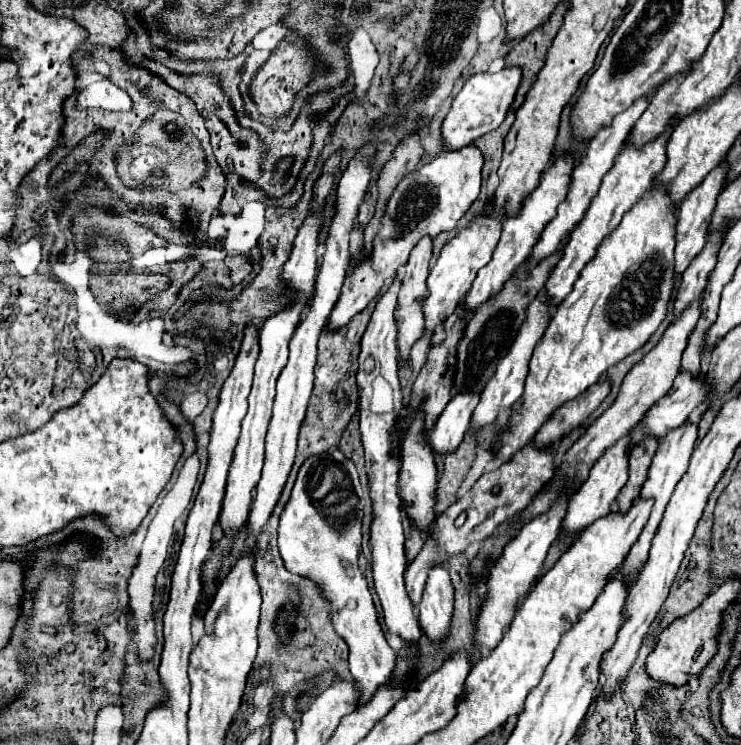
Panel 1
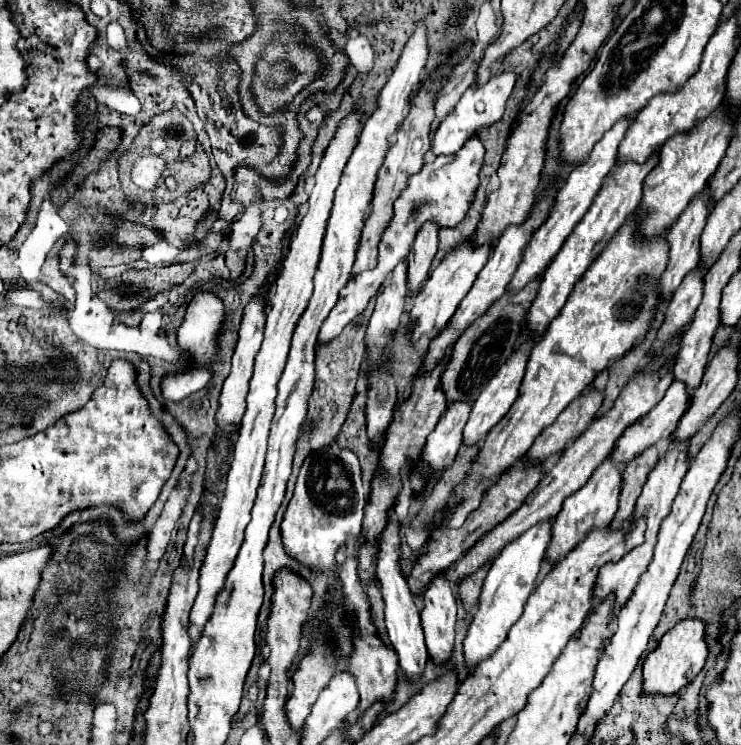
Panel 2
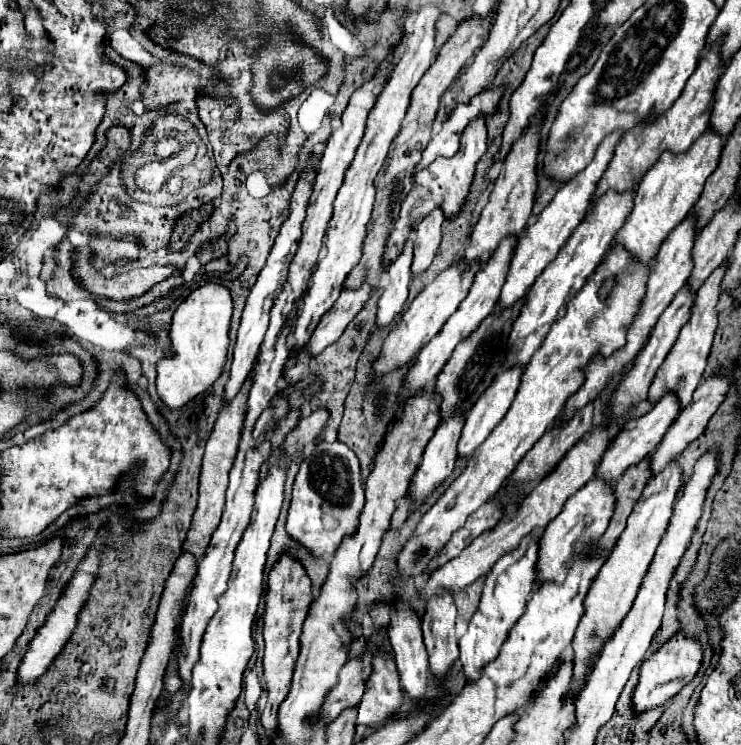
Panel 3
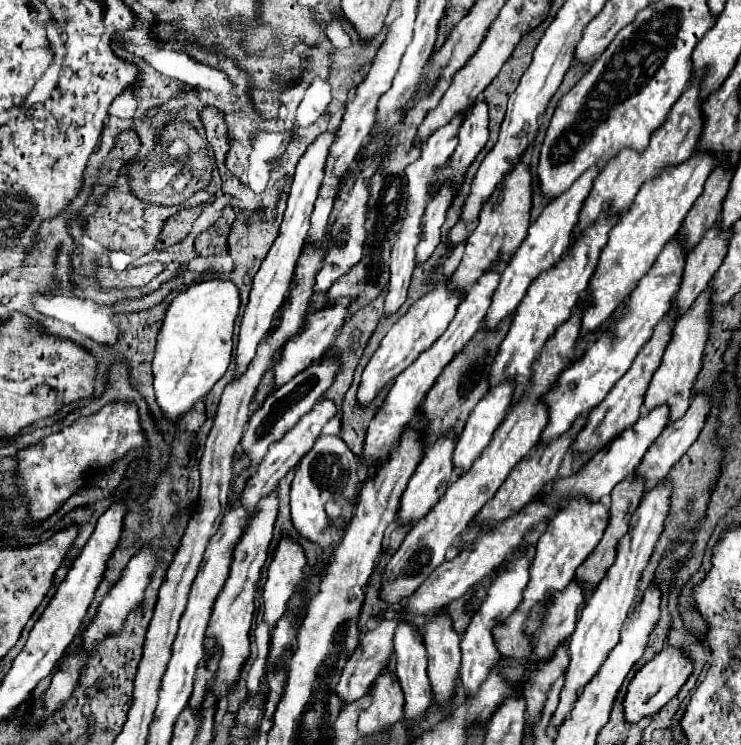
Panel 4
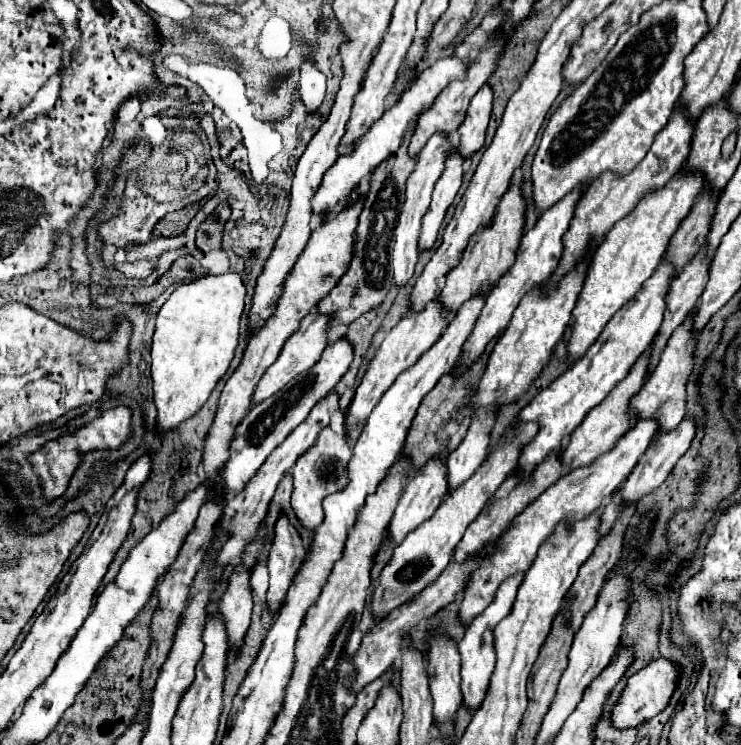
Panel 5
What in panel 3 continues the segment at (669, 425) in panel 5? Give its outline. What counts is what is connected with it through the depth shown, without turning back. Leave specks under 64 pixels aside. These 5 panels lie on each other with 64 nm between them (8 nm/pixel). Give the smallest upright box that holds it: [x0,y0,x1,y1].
[648,264,724,410]

